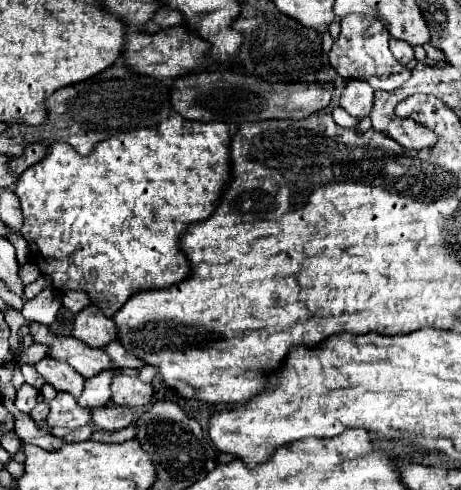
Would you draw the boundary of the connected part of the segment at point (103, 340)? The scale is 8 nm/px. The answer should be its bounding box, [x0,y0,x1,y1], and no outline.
[73,304,117,348]

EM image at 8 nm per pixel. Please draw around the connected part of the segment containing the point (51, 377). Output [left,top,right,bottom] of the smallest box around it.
[35,358,85,398]

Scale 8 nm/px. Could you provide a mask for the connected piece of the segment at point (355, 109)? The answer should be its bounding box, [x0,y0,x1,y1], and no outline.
[341,80,373,120]

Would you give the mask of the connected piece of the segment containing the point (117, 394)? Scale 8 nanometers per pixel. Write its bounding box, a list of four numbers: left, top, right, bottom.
[111,376,155,408]

